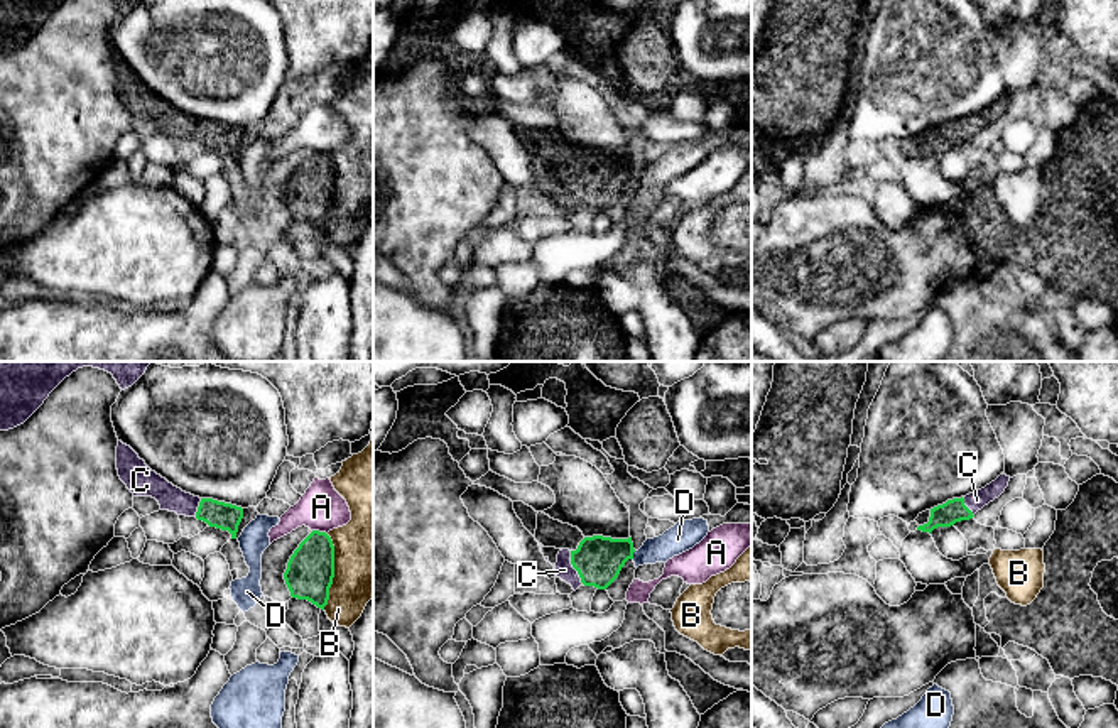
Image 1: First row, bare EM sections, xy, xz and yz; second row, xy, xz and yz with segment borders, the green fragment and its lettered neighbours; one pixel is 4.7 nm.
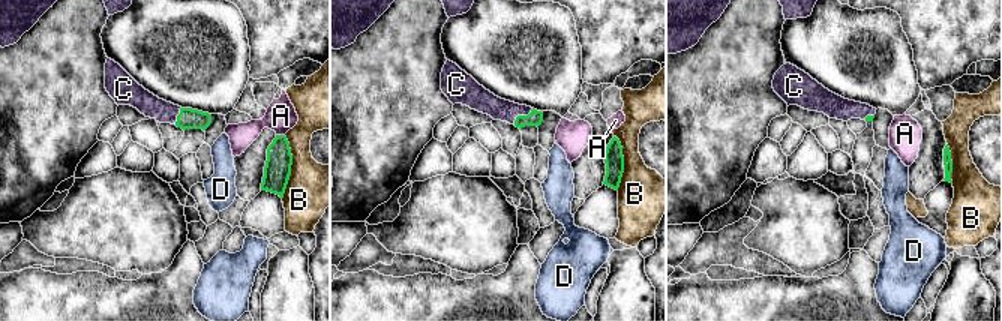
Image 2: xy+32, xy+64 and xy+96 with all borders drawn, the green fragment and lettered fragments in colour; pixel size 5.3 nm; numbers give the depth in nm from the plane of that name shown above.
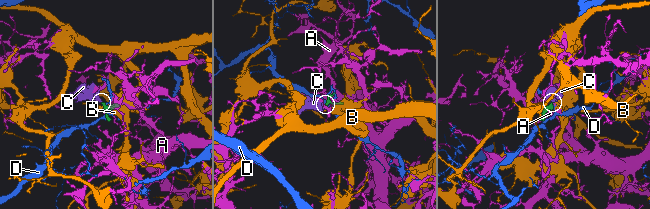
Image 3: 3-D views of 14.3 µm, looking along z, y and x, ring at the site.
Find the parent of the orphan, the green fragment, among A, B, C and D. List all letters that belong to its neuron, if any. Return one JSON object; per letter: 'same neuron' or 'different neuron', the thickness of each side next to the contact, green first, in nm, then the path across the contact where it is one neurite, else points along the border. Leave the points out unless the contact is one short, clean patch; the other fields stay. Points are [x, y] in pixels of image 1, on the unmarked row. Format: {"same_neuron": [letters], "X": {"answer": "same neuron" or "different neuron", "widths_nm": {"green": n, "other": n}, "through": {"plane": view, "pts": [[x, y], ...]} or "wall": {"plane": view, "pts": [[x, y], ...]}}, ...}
{"same_neuron": ["C"], "A": {"answer": "different neuron", "widths_nm": {"green": 220, "other": 220}}, "B": {"answer": "different neuron", "widths_nm": {"green": 220, "other": 360}}, "C": {"answer": "same neuron", "widths_nm": {"green": 220, "other": 90}, "through": {"plane": "xz", "pts": [[598, 181], [591, 186], [573, 188], [564, 191]]}}, "D": {"answer": "different neuron", "widths_nm": {"green": 220, "other": 140}, "wall": {"plane": "xz", "pts": [[635, 173], [632, 179]]}}}

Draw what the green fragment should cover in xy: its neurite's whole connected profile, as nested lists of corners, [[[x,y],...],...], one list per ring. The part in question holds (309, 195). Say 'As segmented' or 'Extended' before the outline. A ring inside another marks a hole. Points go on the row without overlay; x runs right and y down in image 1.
As segmented. [[[312,152],[294,172],[284,194],[292,220],[324,231],[334,199],[334,167],[326,154]]]

